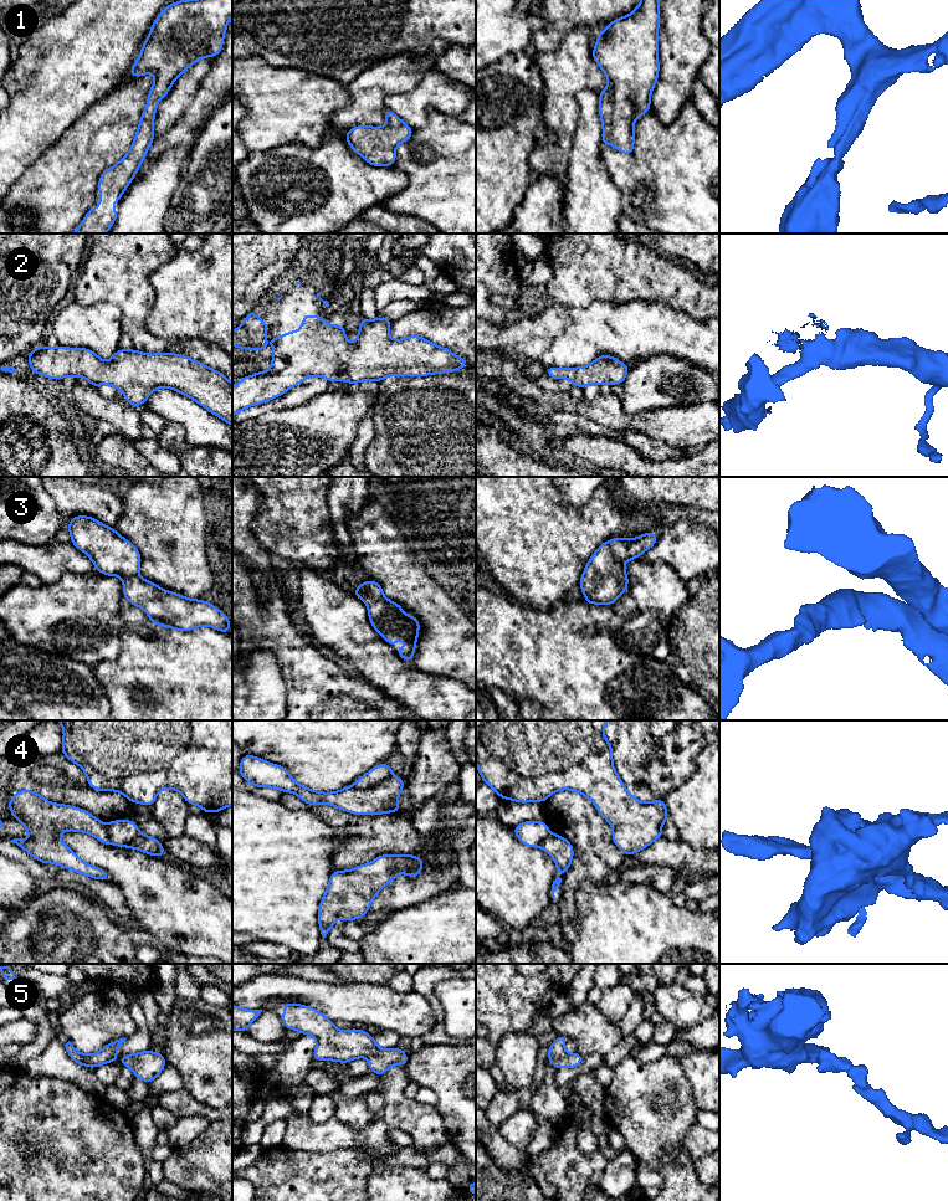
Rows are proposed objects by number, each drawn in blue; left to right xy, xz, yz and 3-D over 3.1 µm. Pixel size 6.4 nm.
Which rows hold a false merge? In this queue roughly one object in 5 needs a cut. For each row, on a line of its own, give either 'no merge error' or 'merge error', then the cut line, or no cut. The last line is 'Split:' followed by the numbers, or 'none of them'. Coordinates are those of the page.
1: no merge error; no cut
2: no merge error; no cut
3: no merge error; no cut
4: merge error; cut in xz along (391, 774), (372, 788), (355, 789), (353, 786)
5: no merge error; no cut
Split: 4

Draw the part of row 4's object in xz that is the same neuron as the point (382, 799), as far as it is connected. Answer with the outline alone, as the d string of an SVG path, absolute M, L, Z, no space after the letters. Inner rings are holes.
M250 754L240 760L239 774L256 787L288 791L308 805L328 804L354 815L383 815L401 811L398 797L406 785L401 777L391 775L368 790L345 786L335 792L313 791L297 784L286 768Z

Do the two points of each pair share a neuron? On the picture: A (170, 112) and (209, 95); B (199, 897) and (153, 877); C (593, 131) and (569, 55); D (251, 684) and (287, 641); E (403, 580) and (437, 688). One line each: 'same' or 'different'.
A: different
B: same
C: different
D: different
E: different

